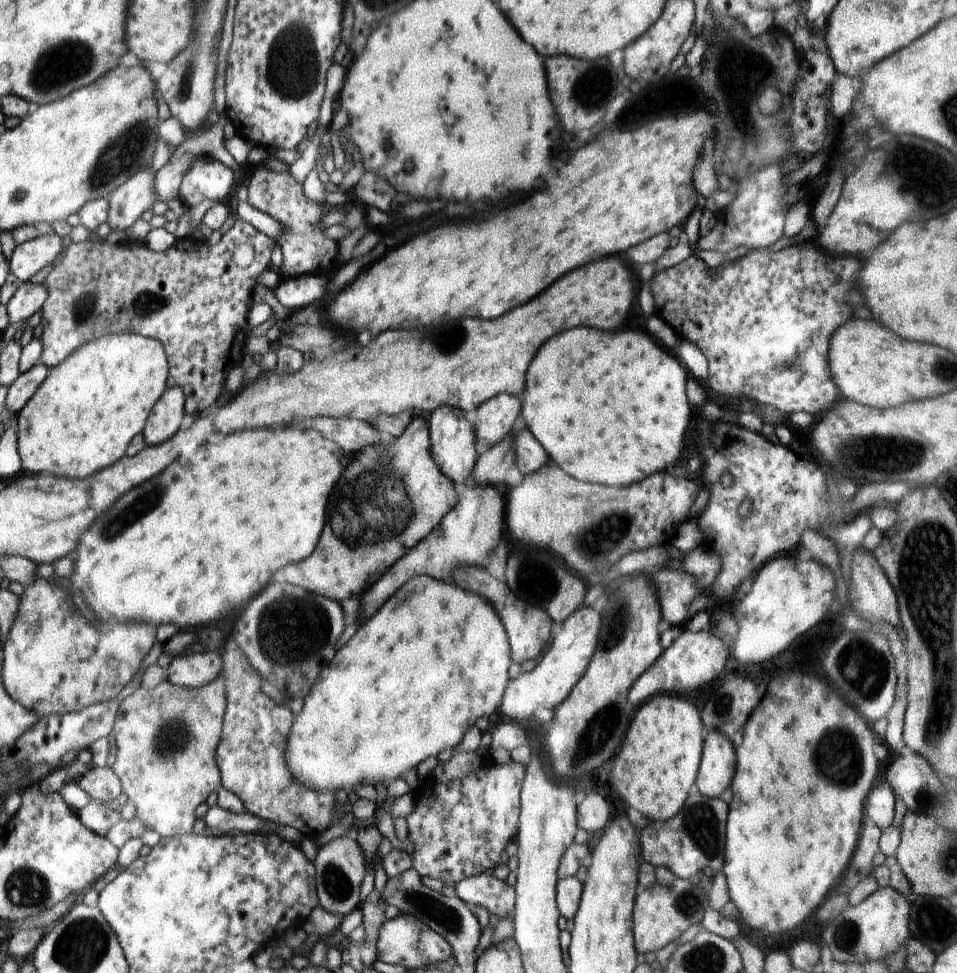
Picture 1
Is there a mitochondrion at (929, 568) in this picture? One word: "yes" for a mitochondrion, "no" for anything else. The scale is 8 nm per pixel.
yes

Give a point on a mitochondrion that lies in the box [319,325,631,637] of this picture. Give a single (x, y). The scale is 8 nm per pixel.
(362, 518)

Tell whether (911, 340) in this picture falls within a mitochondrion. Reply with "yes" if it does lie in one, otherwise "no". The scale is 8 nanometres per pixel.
no

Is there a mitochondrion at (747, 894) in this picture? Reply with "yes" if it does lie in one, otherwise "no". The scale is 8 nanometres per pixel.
no

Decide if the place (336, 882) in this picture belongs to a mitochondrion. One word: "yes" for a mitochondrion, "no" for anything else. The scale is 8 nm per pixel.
yes

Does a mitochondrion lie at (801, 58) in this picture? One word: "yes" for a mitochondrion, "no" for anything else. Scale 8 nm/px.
no

